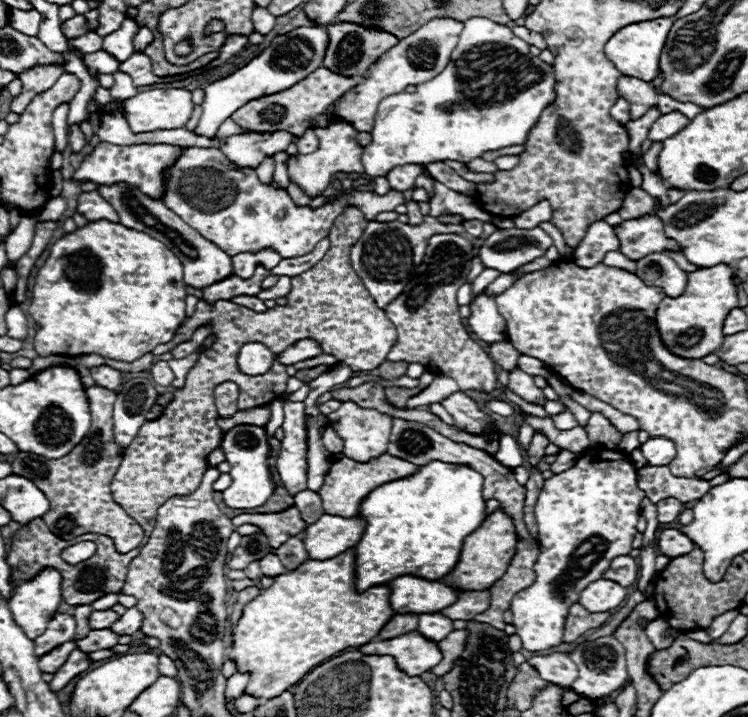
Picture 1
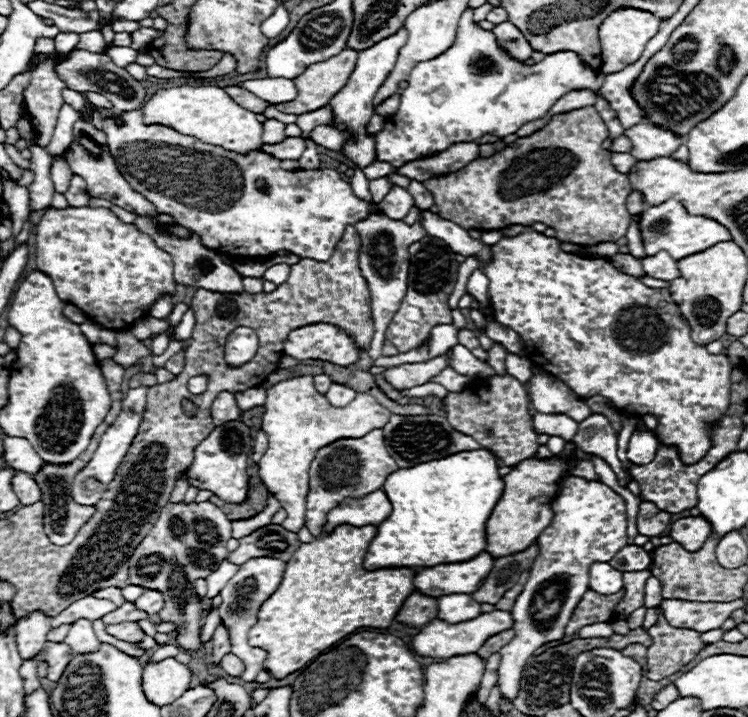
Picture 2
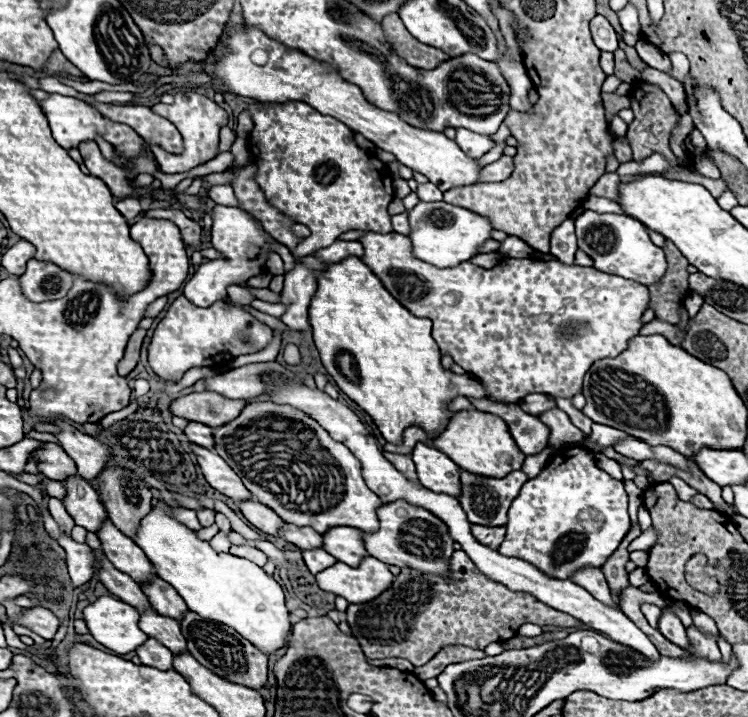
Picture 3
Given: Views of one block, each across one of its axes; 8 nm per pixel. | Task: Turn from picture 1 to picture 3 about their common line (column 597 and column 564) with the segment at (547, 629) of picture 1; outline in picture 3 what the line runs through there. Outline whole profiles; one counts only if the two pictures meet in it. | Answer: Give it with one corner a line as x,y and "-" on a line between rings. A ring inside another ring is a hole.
572,446
556,452
548,462
548,466
536,478
528,480
520,488
518,496
510,504
506,536
498,552
534,564
546,576
568,580
574,572
582,568
602,566
608,560
608,556
614,554
614,550
618,548
628,530
630,530
628,496
624,492
622,480
614,480
604,470
600,470
594,462
592,452
580,446

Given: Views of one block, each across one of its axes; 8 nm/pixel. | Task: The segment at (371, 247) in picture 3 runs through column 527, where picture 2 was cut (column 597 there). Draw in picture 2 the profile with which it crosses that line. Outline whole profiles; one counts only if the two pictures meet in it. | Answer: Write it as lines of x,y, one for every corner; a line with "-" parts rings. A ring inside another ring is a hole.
526,228
522,234
514,236
514,238
502,238
498,244
492,246
492,262
482,266
480,270
488,276
490,280
490,288
488,288
488,296
490,296
490,310
492,310
492,318
508,328
512,328
514,332
518,332
522,336
522,340
526,342
526,356
530,356
532,362
536,362
542,370
554,374
556,378
560,378
572,392
576,392
580,398
592,398
592,396
604,396
608,398
620,412
626,414
654,414
658,418
658,426
656,426
656,434
658,440
664,444
672,444
680,450
680,458
684,464
694,464
696,460
700,460
706,450
710,448
710,440
706,436
706,422
714,422
720,414
726,412
728,404
730,404
730,372
732,372
732,364
728,360
728,356
724,354
710,354
704,346
696,344
690,336
690,326
684,320
684,316
680,314
676,302
672,300
668,290
658,290
658,288
648,288
644,286
638,278
628,276
618,272
608,260
600,258
600,260
590,260
590,258
582,258
576,254
568,254
560,248
560,240
556,238
548,238
532,228

